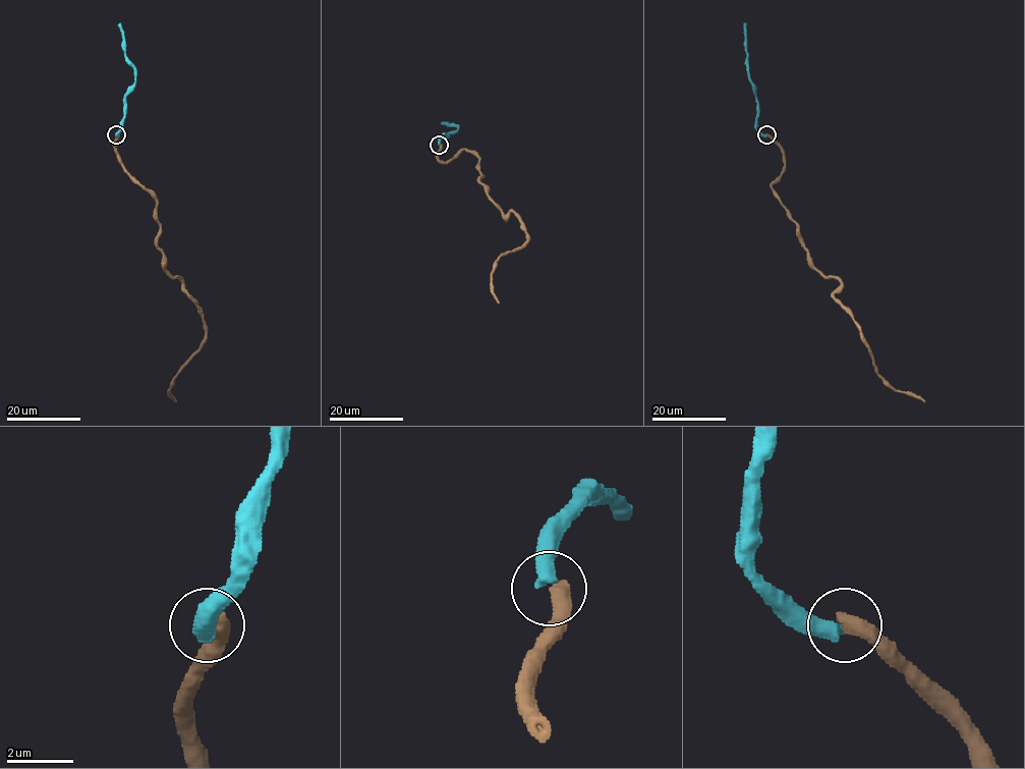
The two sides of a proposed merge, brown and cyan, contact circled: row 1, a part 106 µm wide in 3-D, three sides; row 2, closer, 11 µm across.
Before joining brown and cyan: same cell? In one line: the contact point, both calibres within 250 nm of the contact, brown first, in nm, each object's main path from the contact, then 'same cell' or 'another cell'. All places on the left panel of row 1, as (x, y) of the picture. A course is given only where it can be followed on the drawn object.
at (116, 134); 500 nm thick on the brown side, 480 nm on the other; brown runs (117, 135), (118, 162), (157, 203), (164, 268), (183, 283), (206, 330), (206, 340), (169, 390), (176, 401); cyan runs (116, 135), (121, 128), (125, 94), (135, 80), (134, 66), (125, 54), (119, 22); same cell

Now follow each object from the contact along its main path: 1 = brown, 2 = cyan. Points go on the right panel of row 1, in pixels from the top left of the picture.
1: (766, 135), (784, 162), (771, 188), (808, 260), (841, 283), (834, 297), (850, 315), (875, 371), (924, 401)
2: (766, 135), (756, 128), (756, 94), (749, 80), (745, 22)

